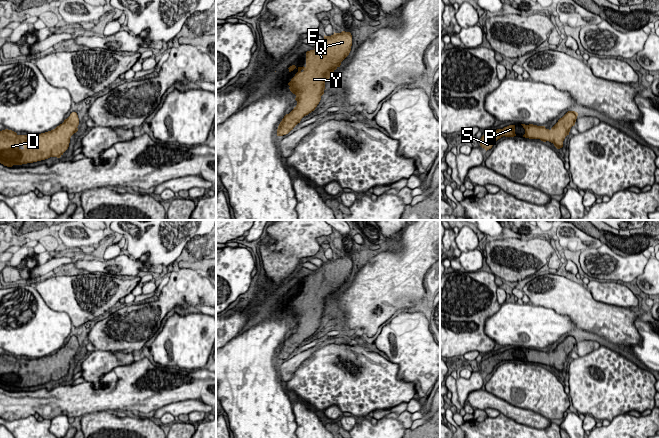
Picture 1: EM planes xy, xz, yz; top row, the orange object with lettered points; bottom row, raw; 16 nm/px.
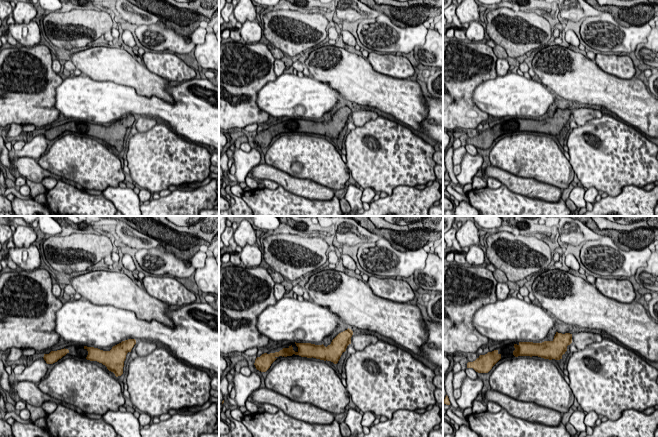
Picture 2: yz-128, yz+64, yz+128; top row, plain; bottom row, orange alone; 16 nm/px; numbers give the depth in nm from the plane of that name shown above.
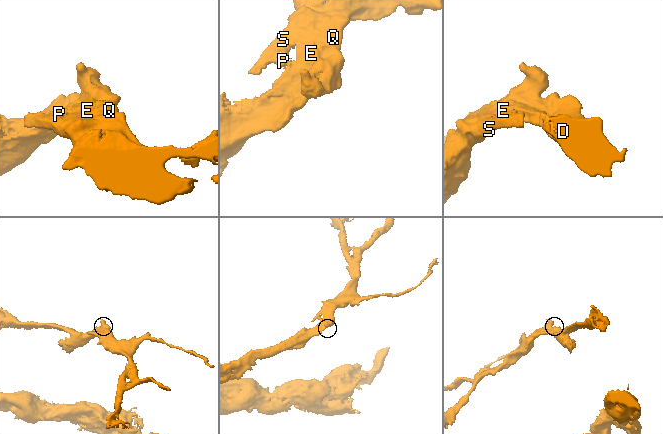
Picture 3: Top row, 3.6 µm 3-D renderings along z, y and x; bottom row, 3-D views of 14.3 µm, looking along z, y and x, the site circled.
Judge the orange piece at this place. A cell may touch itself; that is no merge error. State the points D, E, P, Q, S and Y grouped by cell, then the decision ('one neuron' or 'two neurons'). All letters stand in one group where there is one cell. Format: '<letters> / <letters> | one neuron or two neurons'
D E P Q S Y | one neuron

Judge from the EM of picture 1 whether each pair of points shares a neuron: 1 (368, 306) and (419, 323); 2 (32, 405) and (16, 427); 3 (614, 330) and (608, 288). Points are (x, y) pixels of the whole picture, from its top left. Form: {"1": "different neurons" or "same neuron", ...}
{"1": "different neurons", "2": "different neurons", "3": "different neurons"}

